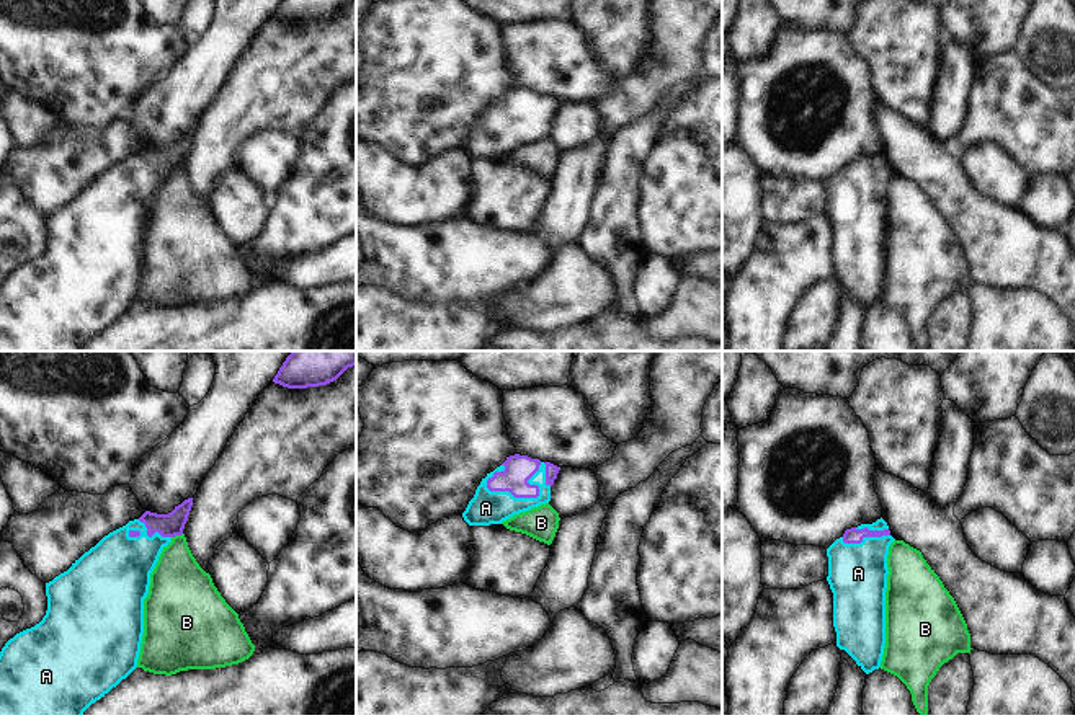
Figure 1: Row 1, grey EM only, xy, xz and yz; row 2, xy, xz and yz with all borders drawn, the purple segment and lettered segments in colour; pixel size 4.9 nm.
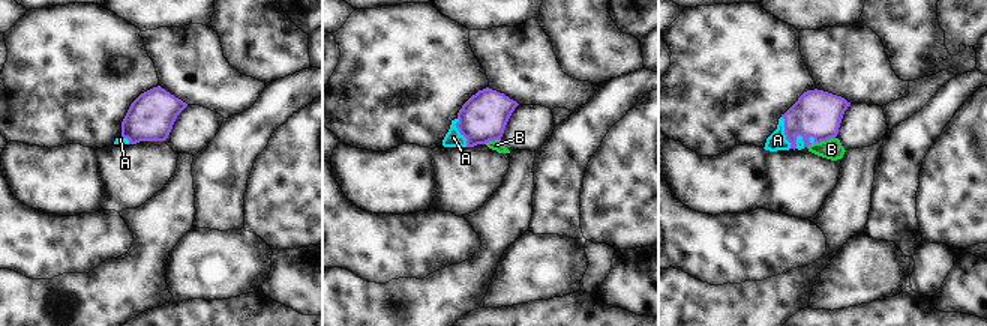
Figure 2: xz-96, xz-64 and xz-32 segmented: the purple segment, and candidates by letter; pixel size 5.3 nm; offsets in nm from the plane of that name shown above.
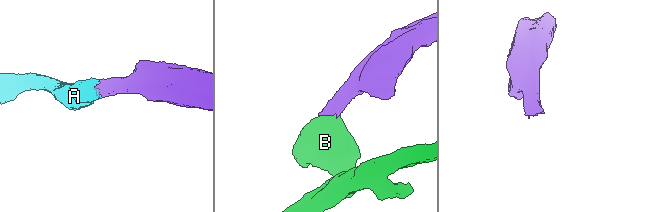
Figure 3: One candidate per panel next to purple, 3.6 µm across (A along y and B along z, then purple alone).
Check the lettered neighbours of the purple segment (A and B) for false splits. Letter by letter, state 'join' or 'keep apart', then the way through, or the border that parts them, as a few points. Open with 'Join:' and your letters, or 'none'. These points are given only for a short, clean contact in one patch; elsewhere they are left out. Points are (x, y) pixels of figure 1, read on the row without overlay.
Join: A
A: join; way xz (518, 103), (520, 115), (531, 131), (499, 131), (486, 142)
B: keep apart; border xy (182, 167), (172, 172)

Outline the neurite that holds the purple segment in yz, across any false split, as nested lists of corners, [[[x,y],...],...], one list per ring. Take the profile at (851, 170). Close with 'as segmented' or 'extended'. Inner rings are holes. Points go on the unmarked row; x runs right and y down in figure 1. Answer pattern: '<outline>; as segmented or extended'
[[[881,152],[846,163],[827,183],[836,281],[866,309],[881,302],[884,289],[887,189],[894,175]]]; extended

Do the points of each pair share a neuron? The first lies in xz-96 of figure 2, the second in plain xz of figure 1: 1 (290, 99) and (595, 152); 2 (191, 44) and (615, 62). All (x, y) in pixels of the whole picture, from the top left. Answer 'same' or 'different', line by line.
1: different
2: different

